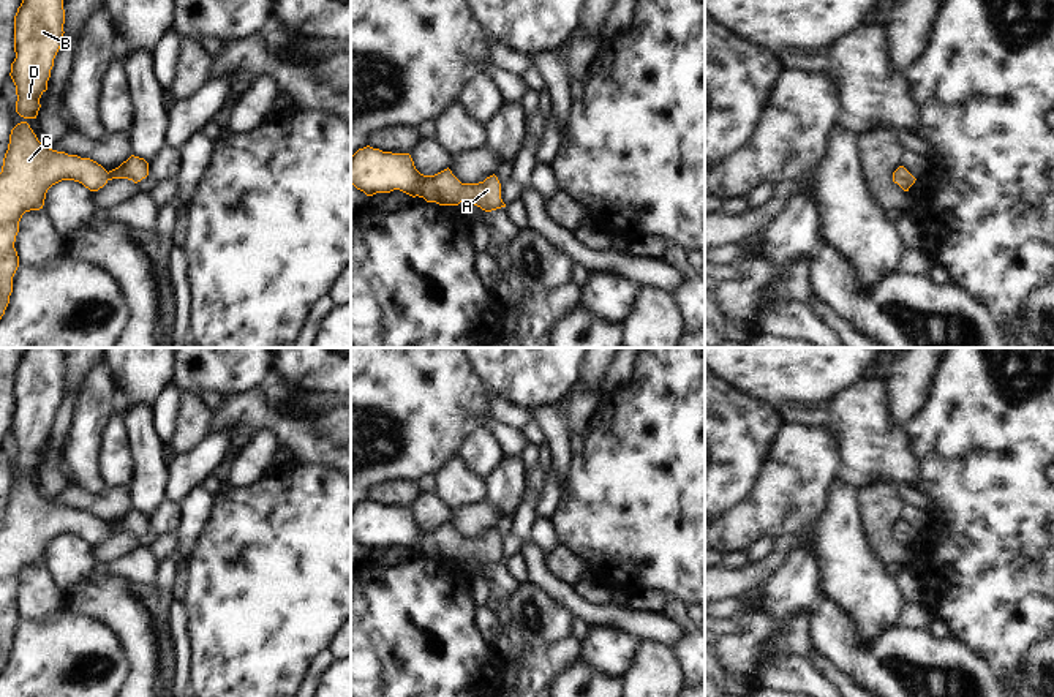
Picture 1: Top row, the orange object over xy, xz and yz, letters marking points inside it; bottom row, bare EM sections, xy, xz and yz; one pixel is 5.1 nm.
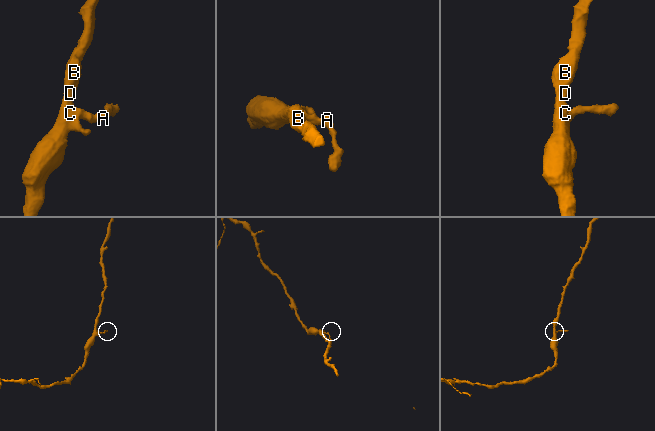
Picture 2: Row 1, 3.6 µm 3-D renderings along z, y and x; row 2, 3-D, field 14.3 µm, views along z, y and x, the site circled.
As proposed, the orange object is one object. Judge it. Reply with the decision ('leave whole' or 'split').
leave whole

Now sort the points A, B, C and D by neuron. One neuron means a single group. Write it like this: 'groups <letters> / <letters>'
groups A B C D

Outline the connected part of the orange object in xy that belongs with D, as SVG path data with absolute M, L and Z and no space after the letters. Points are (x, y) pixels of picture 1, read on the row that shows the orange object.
M22 0L14 16L11 79L16 85L16 112L36 119L40 98L47 90L54 58L63 43L63 0Z

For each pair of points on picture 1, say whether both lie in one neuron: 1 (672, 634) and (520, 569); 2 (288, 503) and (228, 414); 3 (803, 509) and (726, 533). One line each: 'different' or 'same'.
1: different
2: different
3: same

